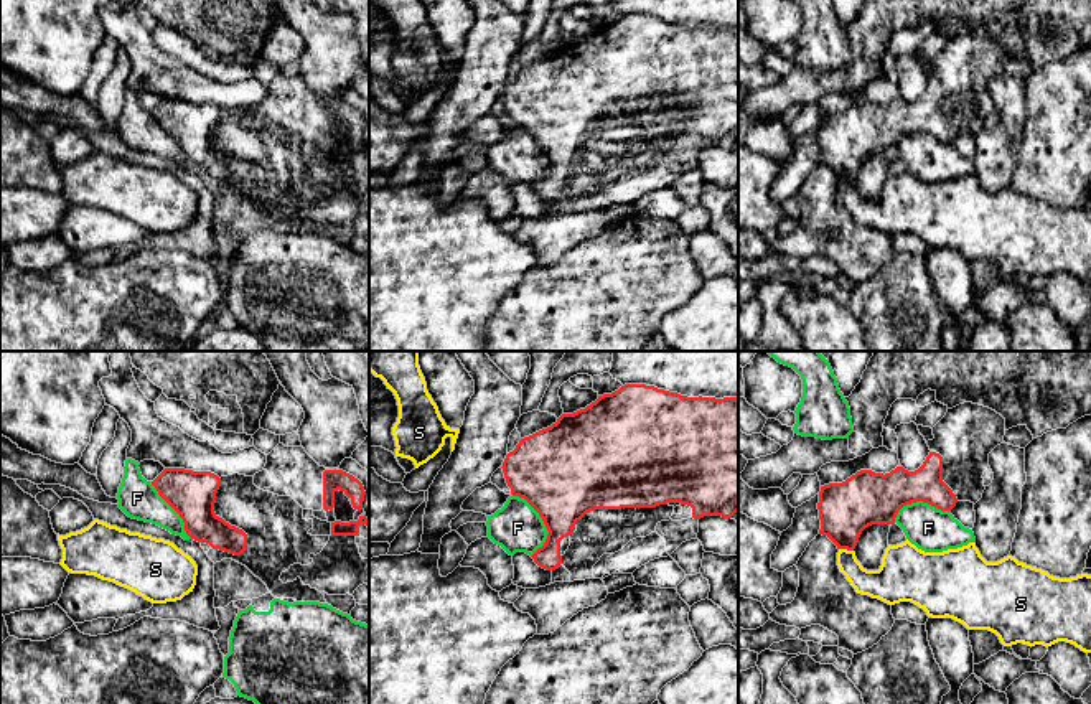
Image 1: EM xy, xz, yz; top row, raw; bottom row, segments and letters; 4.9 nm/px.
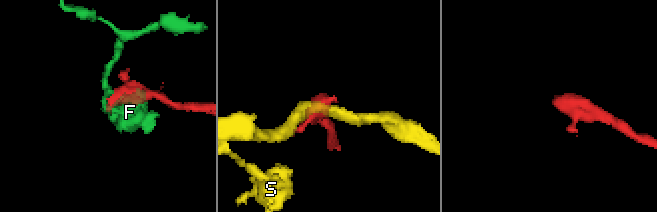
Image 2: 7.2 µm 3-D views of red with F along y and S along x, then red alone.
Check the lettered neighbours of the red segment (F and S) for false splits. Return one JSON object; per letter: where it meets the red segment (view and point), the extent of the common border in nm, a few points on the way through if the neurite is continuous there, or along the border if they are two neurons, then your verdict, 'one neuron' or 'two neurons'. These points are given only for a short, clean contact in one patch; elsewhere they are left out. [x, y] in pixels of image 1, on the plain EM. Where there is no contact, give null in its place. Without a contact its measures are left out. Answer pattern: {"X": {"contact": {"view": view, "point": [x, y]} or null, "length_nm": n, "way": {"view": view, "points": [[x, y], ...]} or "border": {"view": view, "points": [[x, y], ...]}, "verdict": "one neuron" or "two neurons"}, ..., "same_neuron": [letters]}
{"F": {"contact": {"view": "xz", "point": [544, 154]}, "length_nm": 320, "verdict": "two neurons"}, "S": {"contact": {"view": "yz", "point": [846, 178]}, "length_nm": 70, "border": {"view": "yz", "points": [[839, 178], [852, 182]]}, "verdict": "two neurons"}, "same_neuron": []}

